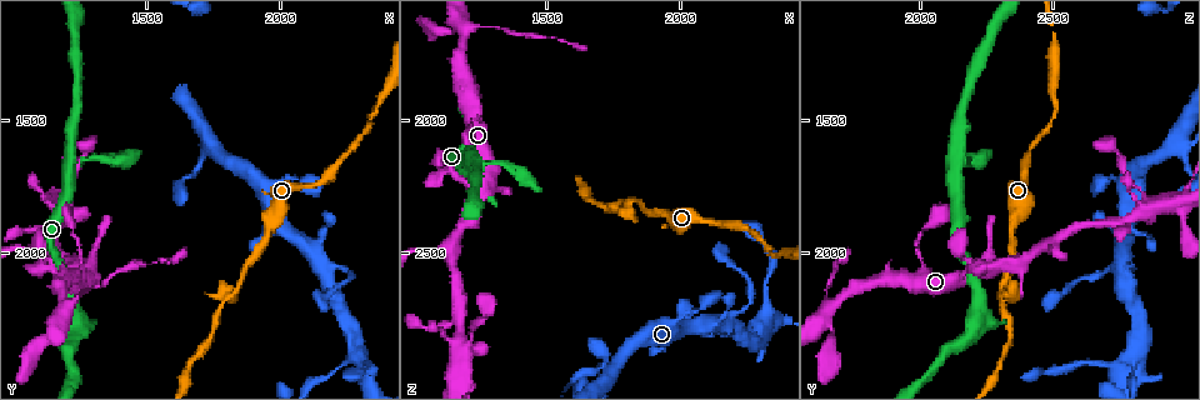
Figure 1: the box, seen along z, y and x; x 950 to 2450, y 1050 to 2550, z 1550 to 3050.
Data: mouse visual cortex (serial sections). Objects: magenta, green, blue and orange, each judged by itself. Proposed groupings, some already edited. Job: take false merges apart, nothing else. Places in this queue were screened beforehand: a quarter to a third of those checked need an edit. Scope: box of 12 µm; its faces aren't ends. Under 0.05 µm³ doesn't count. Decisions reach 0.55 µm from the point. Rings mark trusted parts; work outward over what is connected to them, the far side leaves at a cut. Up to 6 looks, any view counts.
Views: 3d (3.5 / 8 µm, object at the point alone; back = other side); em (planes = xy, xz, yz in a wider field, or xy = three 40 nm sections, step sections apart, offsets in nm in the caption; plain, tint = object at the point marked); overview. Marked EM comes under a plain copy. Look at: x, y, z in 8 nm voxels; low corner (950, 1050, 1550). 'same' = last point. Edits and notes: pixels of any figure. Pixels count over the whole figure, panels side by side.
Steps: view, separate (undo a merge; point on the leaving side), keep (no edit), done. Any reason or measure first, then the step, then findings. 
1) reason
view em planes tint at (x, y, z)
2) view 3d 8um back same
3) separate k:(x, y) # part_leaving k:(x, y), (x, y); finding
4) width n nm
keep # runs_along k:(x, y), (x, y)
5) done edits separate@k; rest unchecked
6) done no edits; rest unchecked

a fork
view em xy step 3 tint at (1810, 2160, 2320)

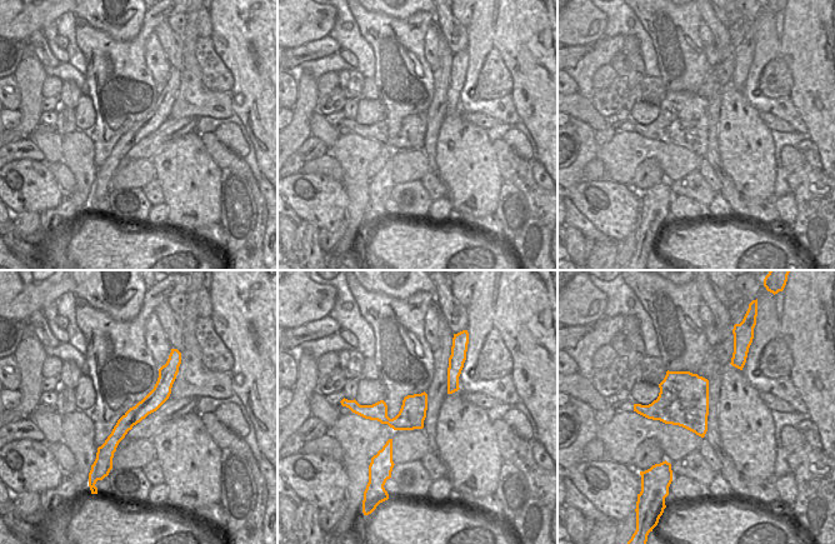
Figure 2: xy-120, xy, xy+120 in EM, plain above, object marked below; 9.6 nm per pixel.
view 3d 3.5um same

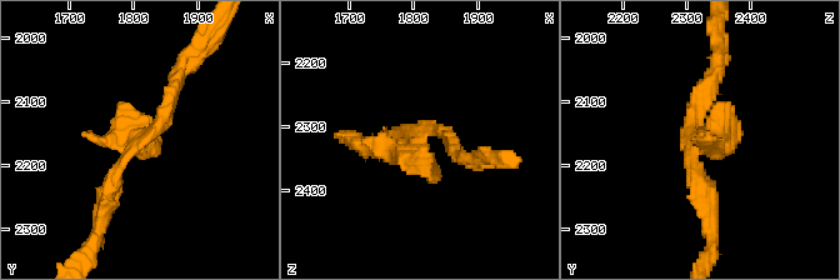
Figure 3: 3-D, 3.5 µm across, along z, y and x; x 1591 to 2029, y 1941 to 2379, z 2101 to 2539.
width 260 nm
separate 3:(725, 110) # part_leaving 3:(701, 141), (740, 130); a second cell is stuck on

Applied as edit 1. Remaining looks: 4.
abrupt turn
view 3d 8um back at (1210, 1660, 2140)

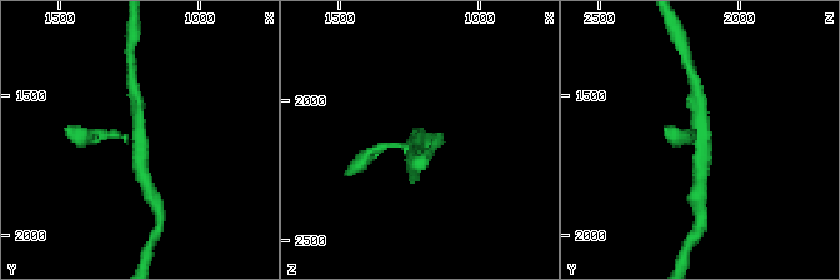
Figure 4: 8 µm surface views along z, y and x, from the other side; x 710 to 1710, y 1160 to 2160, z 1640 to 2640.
now the EM
view em planes tint at (1210, 1660, 2150)

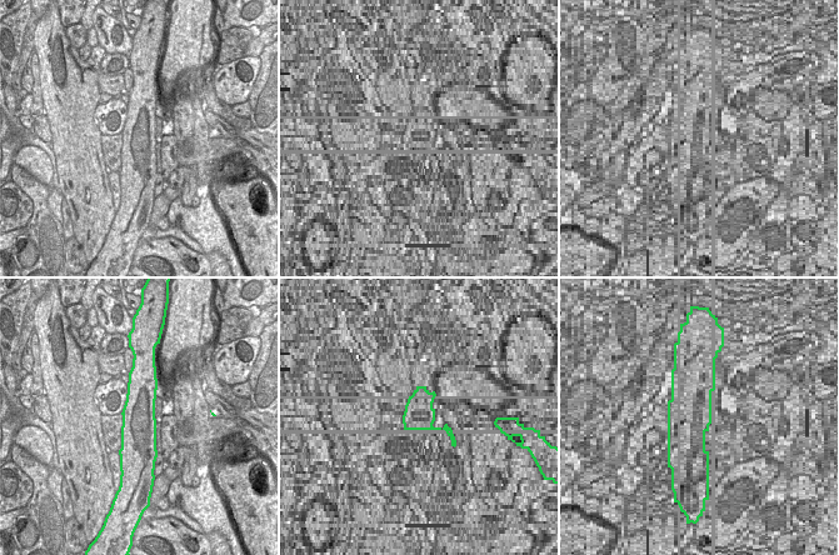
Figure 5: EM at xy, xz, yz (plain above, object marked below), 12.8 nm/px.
arms 3
separate 4:(104, 135) # part_leaving 4:(128, 139), (83, 138); two cells meet here

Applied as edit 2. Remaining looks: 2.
done edits separate@3, separate@4; rest unchecked

